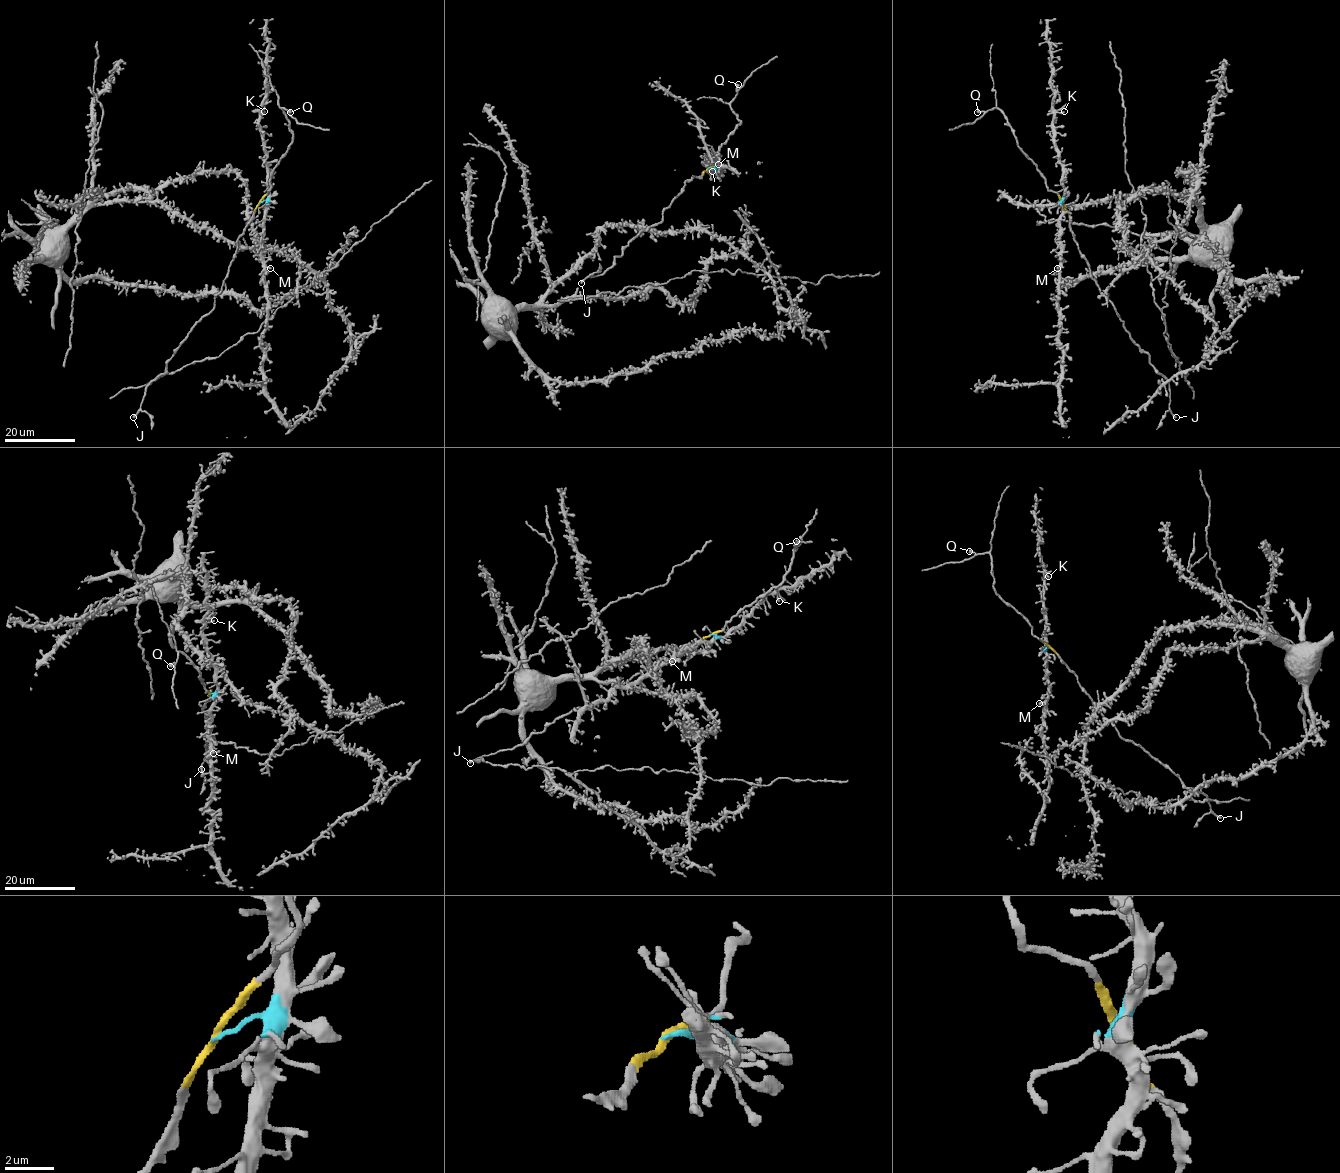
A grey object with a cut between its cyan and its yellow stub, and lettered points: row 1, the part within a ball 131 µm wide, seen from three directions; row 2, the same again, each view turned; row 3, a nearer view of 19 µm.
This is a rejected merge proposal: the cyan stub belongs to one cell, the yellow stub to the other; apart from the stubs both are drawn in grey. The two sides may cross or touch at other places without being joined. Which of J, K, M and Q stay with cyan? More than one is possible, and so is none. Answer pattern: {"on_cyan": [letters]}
{"on_cyan": ["K", "M"]}

